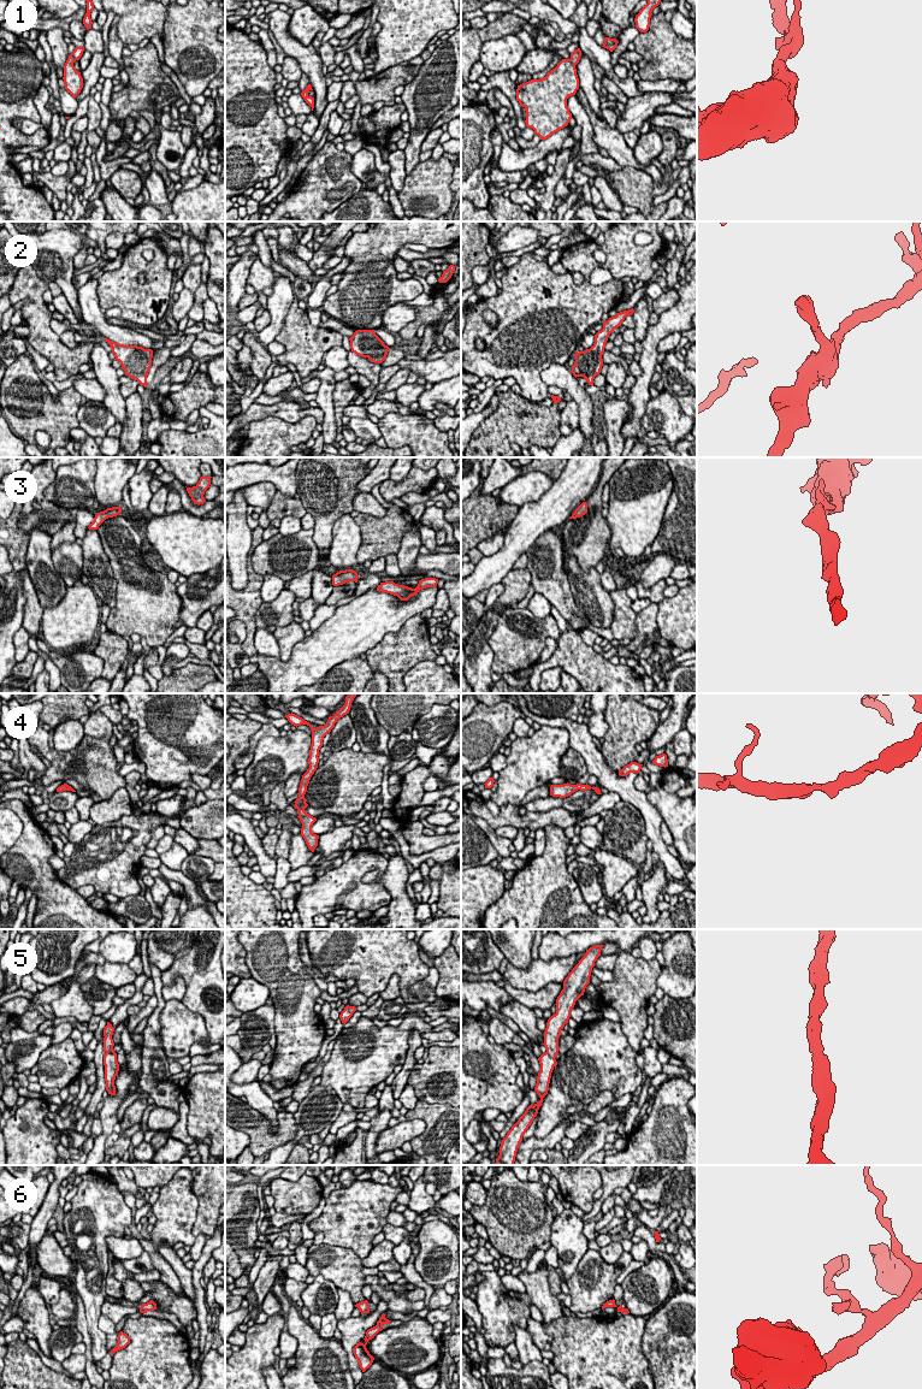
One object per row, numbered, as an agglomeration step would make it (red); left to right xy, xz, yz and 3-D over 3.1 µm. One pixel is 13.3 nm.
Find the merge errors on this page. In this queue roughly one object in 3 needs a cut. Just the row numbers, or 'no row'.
6

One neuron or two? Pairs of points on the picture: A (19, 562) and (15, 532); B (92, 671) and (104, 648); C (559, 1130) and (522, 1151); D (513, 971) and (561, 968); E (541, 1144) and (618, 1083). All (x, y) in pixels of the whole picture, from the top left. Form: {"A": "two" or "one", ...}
{"A": "one", "B": "two", "C": "one", "D": "one", "E": "two"}

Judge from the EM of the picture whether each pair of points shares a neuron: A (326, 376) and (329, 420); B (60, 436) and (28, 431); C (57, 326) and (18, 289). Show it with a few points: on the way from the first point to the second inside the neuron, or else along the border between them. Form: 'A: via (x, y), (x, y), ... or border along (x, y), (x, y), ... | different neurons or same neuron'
A: via (325, 386), (325, 403), (329, 409) | same neuron
B: via (52, 429), (36, 426) | same neuron
C: border along (52, 318), (51, 326), (59, 335) | different neurons

